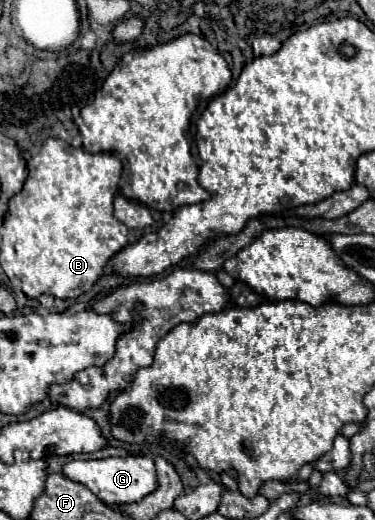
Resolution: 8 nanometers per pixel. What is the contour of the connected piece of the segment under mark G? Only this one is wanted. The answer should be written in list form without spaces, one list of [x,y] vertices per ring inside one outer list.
[[[127,456],[127,458],[101,458],[101,460],[71,460],[63,466],[63,476],[89,488],[105,504],[125,504],[139,502],[143,496],[157,488],[155,464],[145,456]]]

